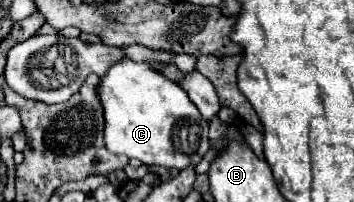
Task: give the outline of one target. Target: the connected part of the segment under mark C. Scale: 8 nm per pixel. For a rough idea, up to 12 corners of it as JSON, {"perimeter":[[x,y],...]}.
{"perimeter":[[125,58],[99,82],[105,146],[183,170],[211,150],[177,82]]}

